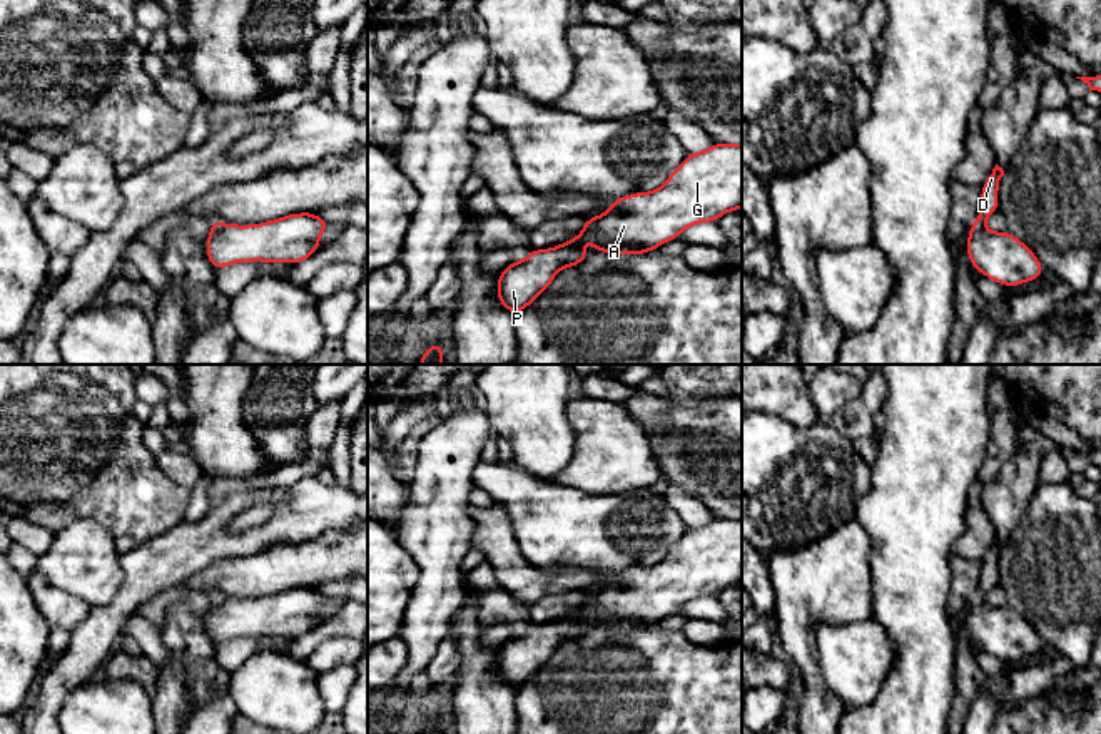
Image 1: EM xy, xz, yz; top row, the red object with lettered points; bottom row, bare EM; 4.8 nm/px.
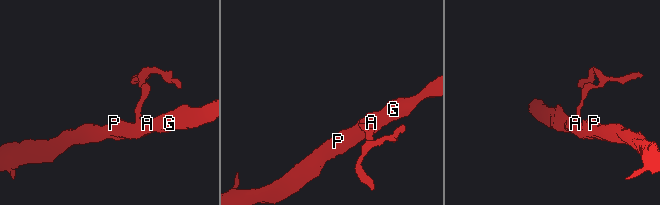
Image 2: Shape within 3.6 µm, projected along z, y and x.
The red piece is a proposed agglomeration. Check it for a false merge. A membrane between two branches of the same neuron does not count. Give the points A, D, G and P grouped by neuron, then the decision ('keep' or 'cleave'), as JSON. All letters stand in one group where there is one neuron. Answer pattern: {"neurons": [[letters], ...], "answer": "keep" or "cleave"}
{"neurons": [["A", "G", "P"], ["D"]], "answer": "cleave"}

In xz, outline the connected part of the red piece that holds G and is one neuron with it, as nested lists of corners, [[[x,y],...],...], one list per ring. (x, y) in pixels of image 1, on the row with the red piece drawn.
[[[715,142],[703,152],[688,152],[657,191],[610,201],[608,211],[585,219],[578,236],[510,263],[496,283],[500,304],[516,316],[550,288],[558,271],[593,252],[647,254],[693,224],[742,209],[742,144]]]

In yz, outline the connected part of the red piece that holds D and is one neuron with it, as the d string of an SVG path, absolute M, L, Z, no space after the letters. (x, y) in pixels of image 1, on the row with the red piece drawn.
M996 164L992 172L986 177L986 182L981 189L981 207L976 221L969 226L969 232L981 231L986 226L986 219L999 211L999 196L997 187L1001 184L1001 177L1004 176L1002 167Z

